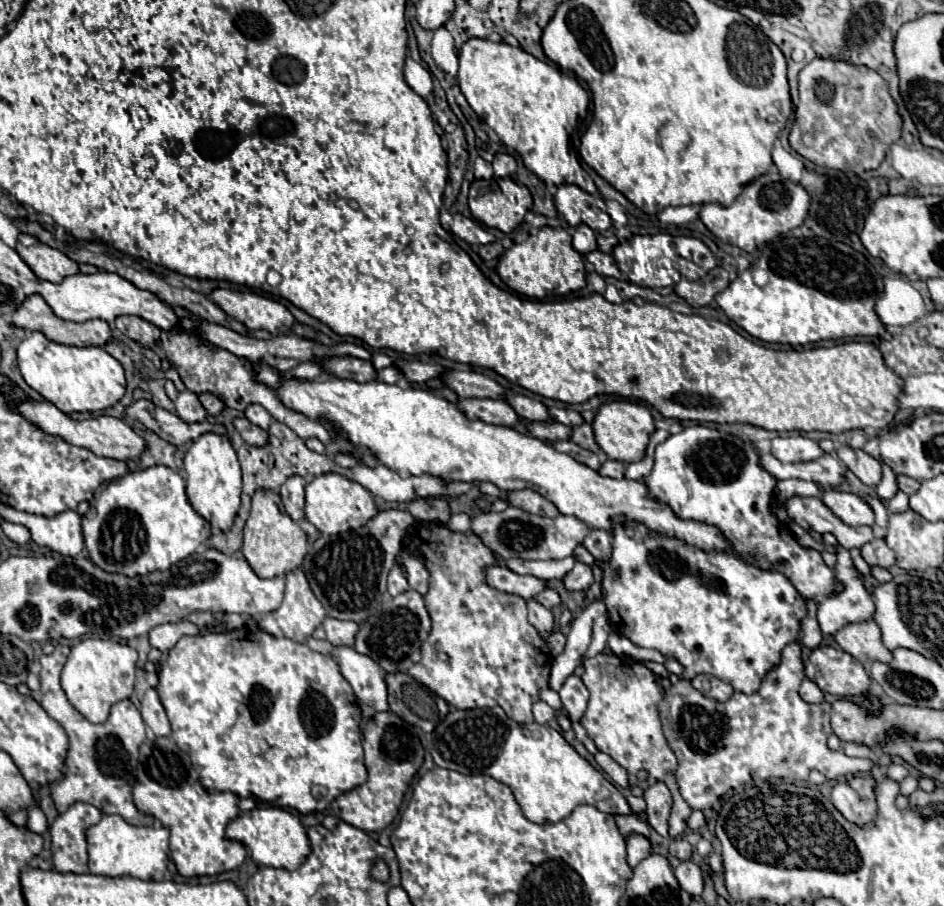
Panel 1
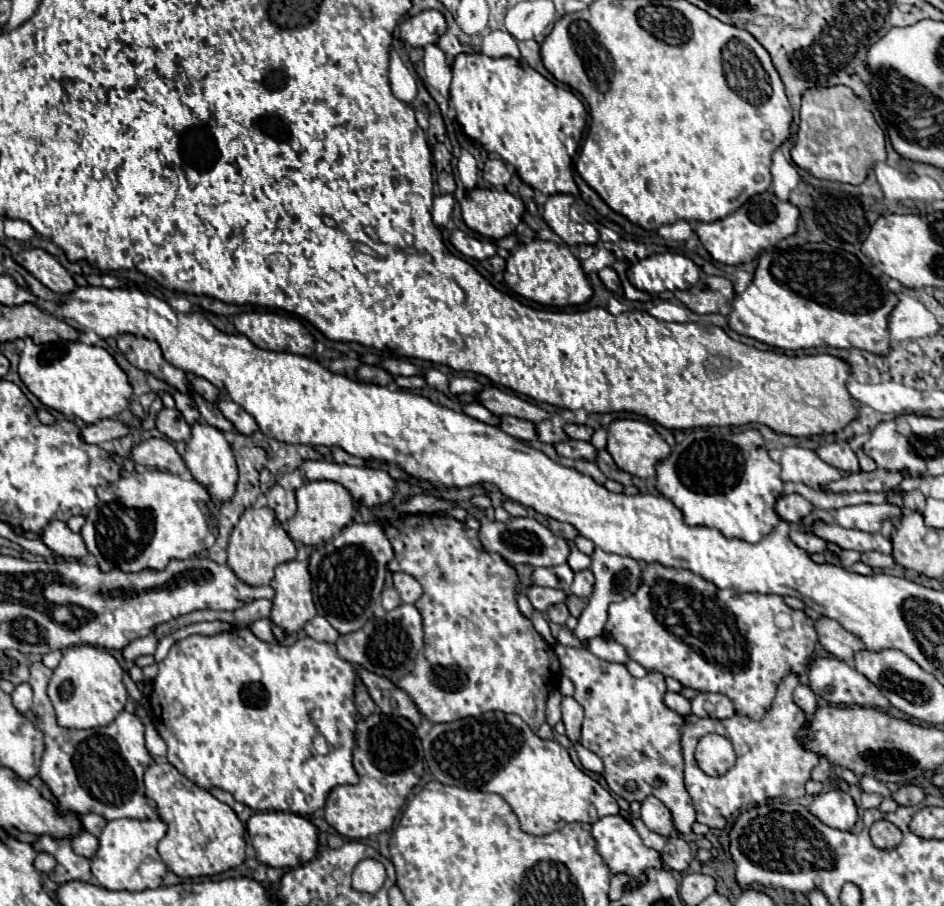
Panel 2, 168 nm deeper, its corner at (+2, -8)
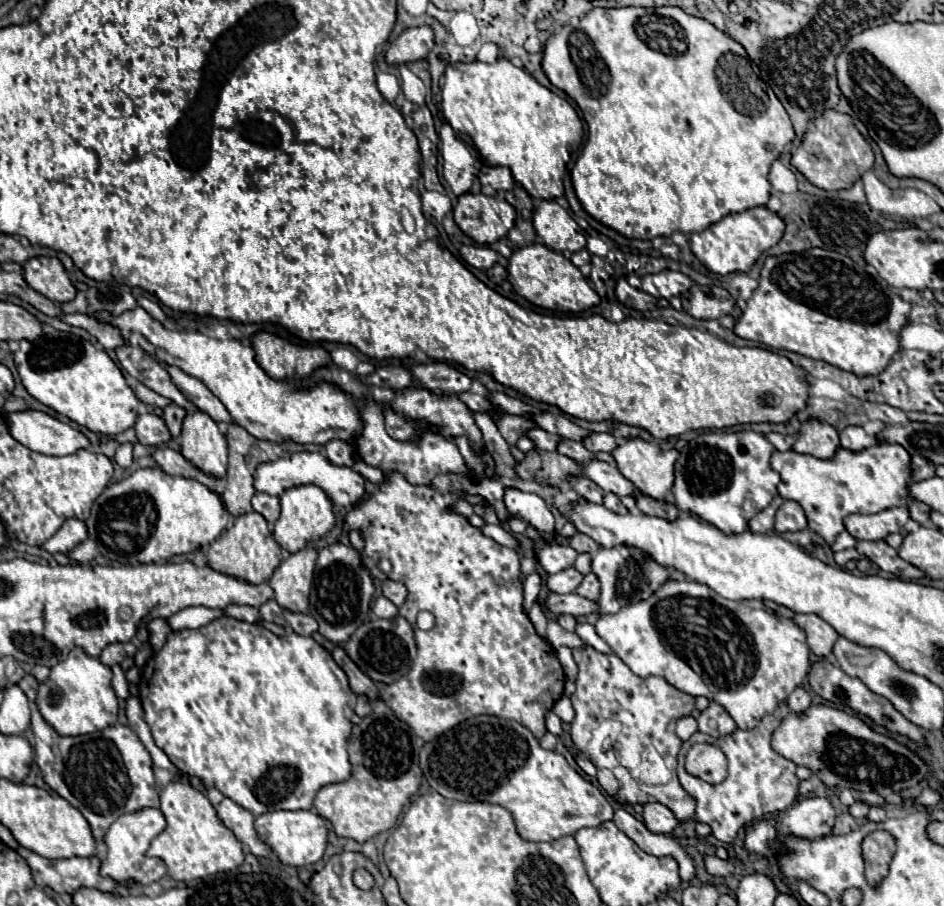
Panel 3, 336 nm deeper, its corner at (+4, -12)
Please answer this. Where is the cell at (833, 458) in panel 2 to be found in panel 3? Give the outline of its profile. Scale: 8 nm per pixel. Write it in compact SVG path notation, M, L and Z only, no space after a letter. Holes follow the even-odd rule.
M809 420L803 424L793 450L811 454L821 460L829 460L835 456L839 446L841 446L839 432L833 426L817 422L817 420Z

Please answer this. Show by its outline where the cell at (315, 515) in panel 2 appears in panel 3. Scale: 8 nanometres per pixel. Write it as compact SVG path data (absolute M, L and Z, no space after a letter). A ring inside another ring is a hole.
M311 484L295 486L295 488L289 488L287 492L283 492L279 498L281 498L281 516L275 522L273 538L287 552L293 554L297 550L307 548L313 542L317 542L319 538L325 538L335 528L335 512L333 512L331 498L321 488L315 488Z

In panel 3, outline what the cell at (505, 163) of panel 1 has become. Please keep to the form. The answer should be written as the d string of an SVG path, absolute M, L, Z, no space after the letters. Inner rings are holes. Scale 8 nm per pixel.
M483 166L479 170L481 184L489 184L495 190L511 190L515 180L511 176L511 170L505 166Z

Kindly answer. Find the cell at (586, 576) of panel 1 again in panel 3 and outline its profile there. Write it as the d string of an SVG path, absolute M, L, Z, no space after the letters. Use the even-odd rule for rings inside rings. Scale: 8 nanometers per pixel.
M593 572L587 574L587 576L583 578L583 582L579 584L579 588L575 590L575 594L579 594L579 596L595 602L595 600L599 598L599 580L597 580L597 576L595 576Z

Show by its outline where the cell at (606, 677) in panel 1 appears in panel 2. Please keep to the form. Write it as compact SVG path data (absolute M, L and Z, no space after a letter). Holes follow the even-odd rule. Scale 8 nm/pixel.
M557 644L555 652L561 660L561 674L575 684L573 698L585 708L581 744L601 756L609 788L627 802L641 802L645 794L653 794L671 810L675 830L689 834L695 810L683 784L681 728L685 720L663 702L667 692L665 676L649 672L645 678L633 678L623 664L605 662L583 648ZM655 780L661 780L661 786L655 786ZM627 782L635 782L637 790L629 792L625 788Z

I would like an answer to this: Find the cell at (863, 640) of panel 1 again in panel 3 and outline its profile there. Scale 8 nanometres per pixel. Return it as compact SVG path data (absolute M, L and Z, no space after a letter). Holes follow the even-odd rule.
M797 614L793 620L795 620L797 626L801 626L805 630L807 644L817 656L831 654L831 648L835 646L835 640L839 638L835 628L831 628L817 614Z

